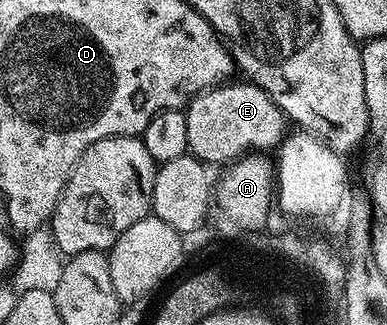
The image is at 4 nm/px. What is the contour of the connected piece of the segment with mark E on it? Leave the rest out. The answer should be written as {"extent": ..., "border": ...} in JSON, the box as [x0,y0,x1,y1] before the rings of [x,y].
{"extent":[186,83,285,164],"border":[[[250,83],[235,84],[218,86],[199,94],[186,108],[188,152],[204,164],[230,162],[252,150],[251,147],[257,147],[259,151],[276,148],[284,136],[285,119],[267,93]]]}

